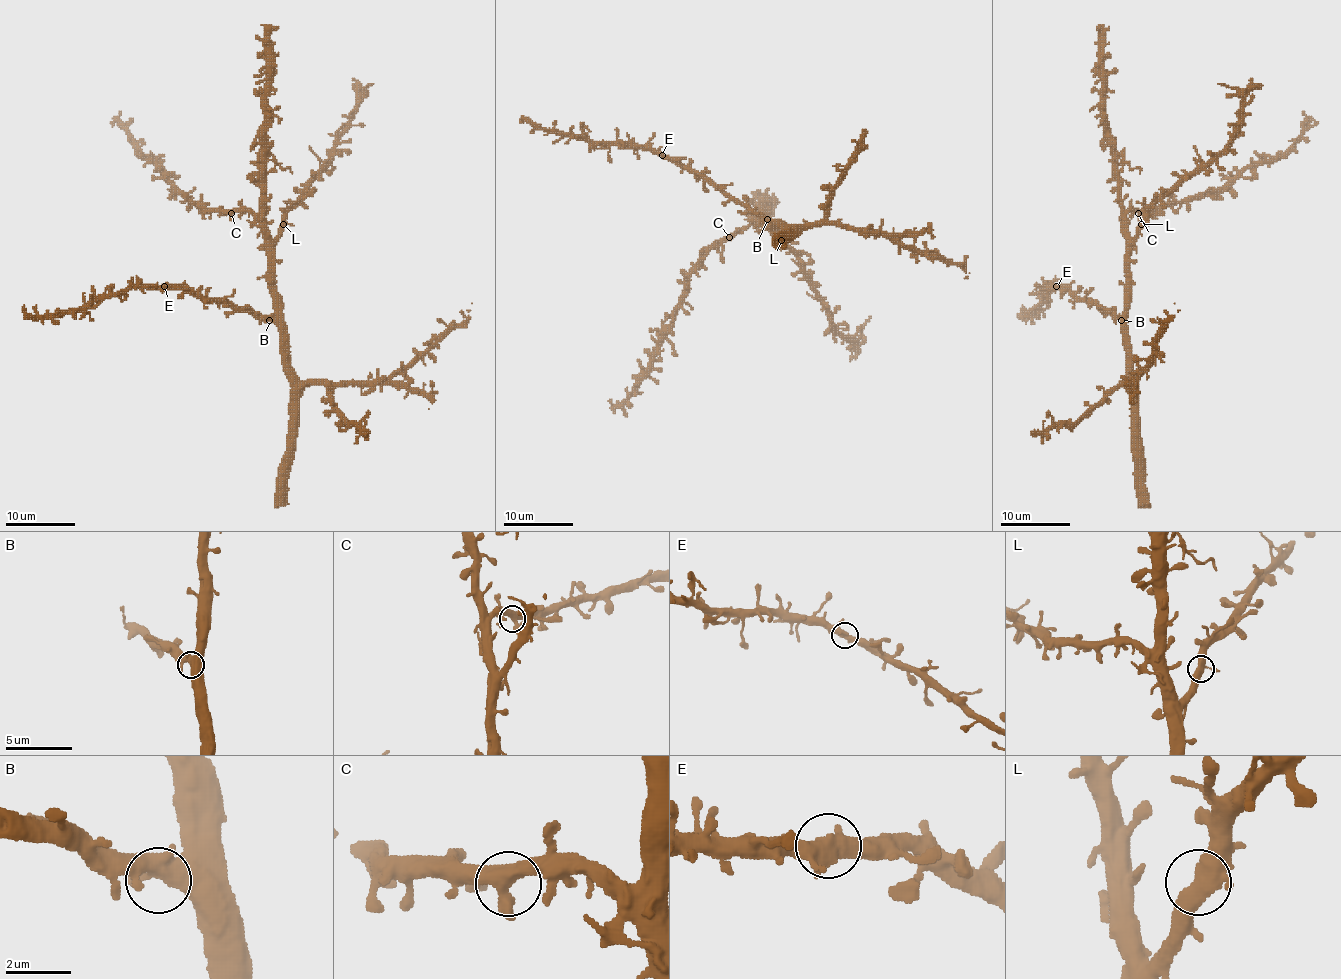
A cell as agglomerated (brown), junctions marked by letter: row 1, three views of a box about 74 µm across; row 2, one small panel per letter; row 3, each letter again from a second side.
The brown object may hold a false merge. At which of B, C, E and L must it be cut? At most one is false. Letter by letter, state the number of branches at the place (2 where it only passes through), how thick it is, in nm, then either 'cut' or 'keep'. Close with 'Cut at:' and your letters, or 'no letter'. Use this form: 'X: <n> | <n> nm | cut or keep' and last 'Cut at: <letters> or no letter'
B: 3 | 400 nm | keep
C: 3 | 440 nm | keep
E: 3 | 420 nm | keep
L: 3 | 440 nm | keep
Cut at: no letter

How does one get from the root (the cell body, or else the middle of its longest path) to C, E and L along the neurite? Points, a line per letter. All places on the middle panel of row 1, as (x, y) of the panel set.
C: (765, 224), (738, 228), (729, 237)
E: (765, 224), (772, 223), (750, 212), (698, 174), (661, 155)
L: (765, 224), (781, 240)

